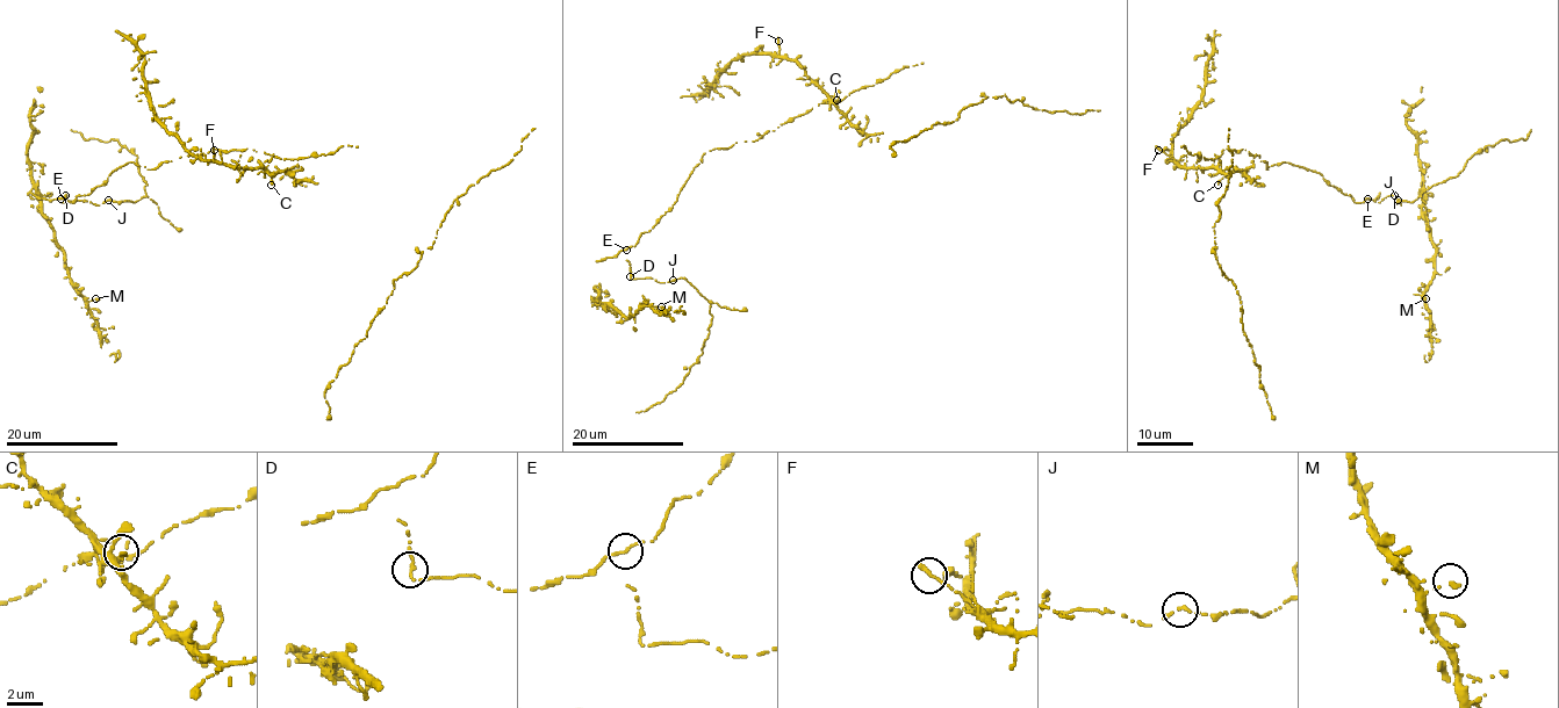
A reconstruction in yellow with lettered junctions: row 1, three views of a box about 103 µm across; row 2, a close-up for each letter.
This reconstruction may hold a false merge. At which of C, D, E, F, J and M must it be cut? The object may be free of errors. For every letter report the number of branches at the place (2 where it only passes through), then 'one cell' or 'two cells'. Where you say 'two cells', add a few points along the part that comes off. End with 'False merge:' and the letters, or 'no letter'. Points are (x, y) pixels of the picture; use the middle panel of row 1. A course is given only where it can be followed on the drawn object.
C: 1 branches meet; one cell
D: 1 branches meet; one cell
E: 1 branches meet; one cell
F: 1 branches meet; one cell
J: 1 branches meet; one cell
M: 1 branches meet; one cell
False merge: no letter

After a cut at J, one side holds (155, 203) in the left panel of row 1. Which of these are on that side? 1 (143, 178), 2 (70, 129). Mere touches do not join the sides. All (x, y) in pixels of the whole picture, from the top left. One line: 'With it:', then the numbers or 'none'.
With it: 1, 2

